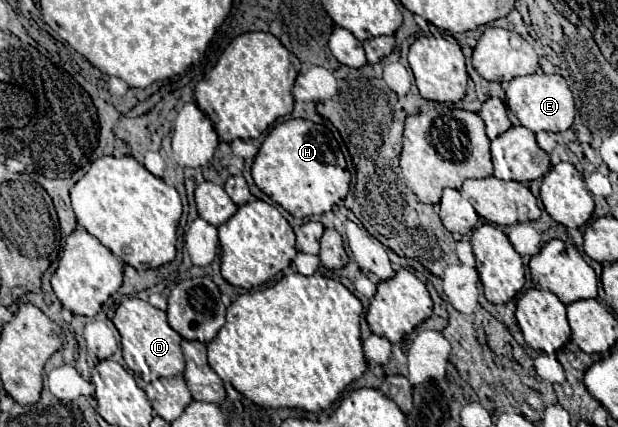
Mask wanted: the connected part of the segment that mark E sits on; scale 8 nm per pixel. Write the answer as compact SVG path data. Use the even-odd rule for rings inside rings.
M530 74L514 78L506 90L506 106L510 110L510 120L514 126L526 126L532 132L564 132L574 122L574 100L566 80L558 74Z

